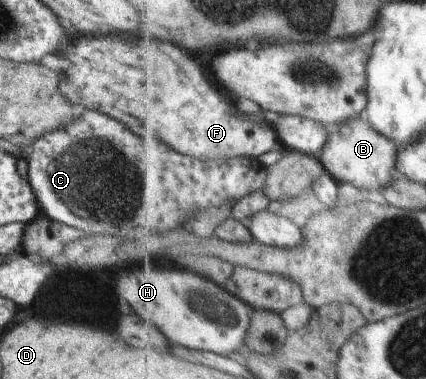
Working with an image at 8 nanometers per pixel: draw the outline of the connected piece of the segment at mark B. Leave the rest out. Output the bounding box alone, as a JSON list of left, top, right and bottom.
[319,115,398,191]

